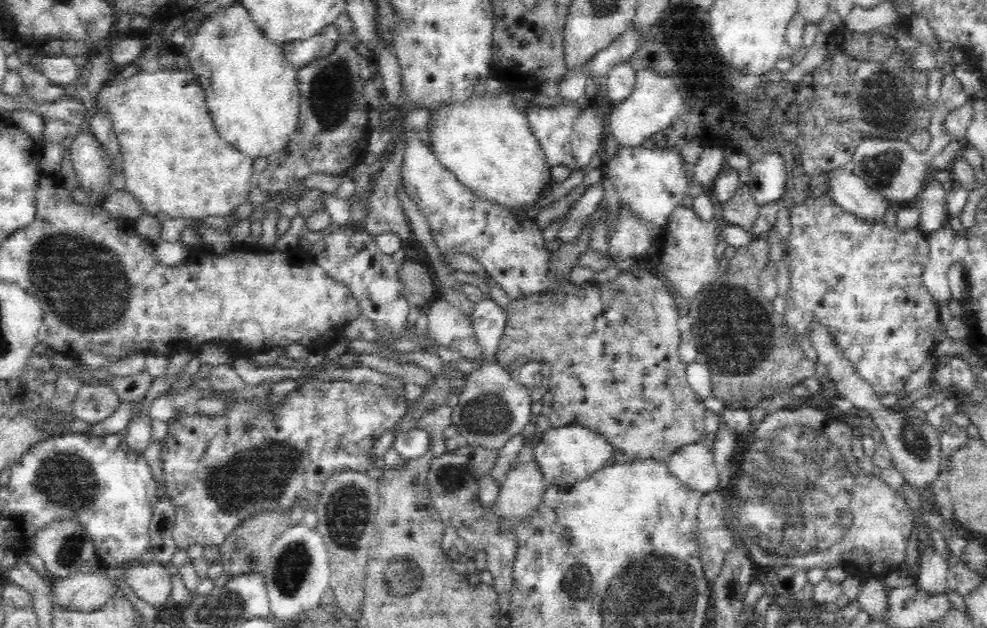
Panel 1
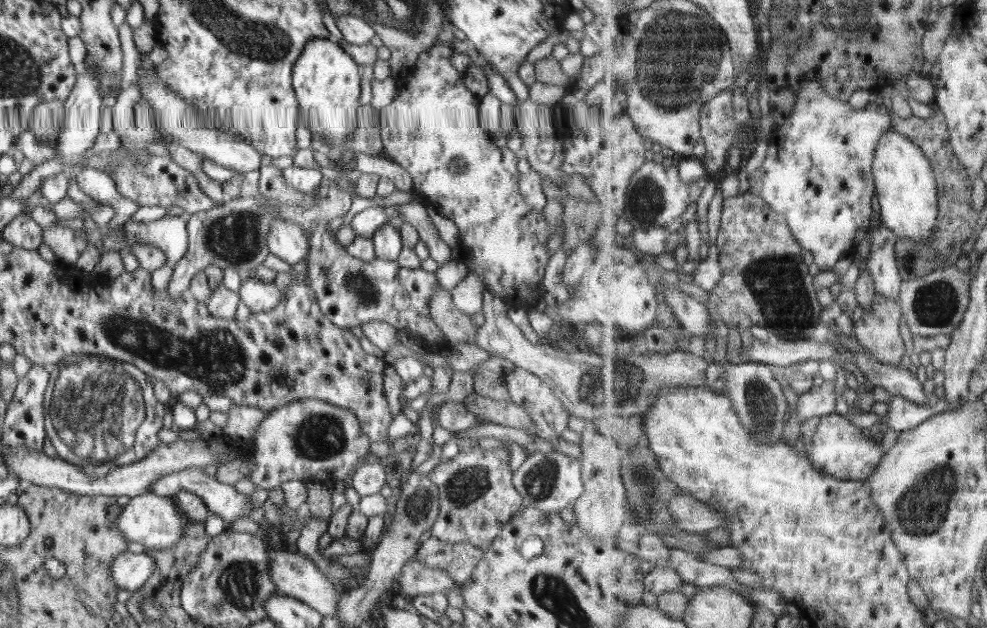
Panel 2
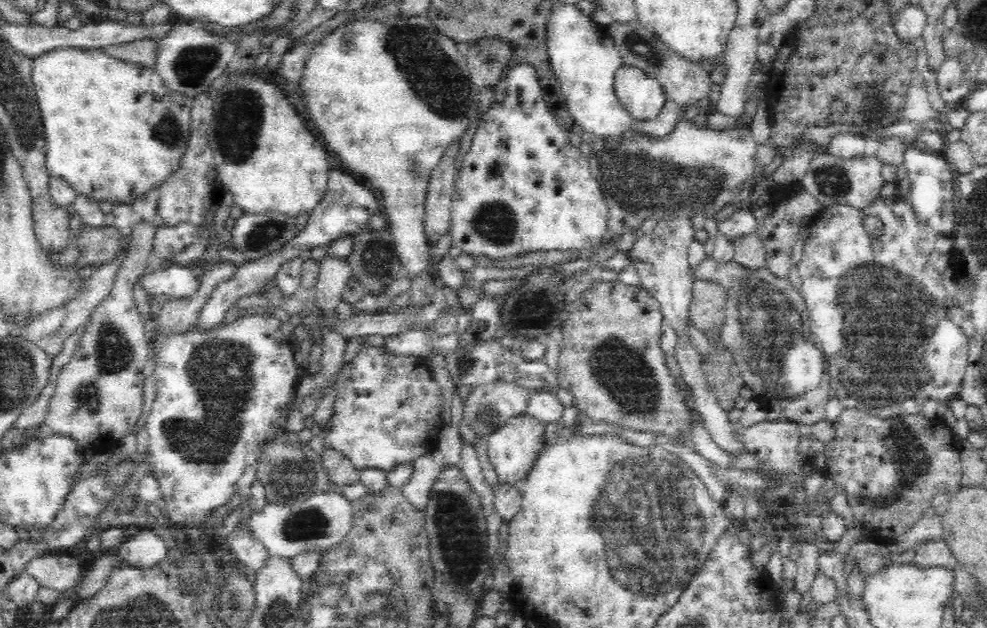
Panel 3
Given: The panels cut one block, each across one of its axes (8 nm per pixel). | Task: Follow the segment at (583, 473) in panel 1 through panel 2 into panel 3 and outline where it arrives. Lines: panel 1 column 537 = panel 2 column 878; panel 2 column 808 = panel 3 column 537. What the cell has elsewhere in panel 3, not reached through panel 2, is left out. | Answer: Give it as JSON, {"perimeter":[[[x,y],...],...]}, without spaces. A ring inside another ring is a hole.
{"perimeter":[[[525,412],[510,416],[508,420],[504,420],[504,424],[497,425],[492,428],[492,432],[488,432],[485,438],[486,458],[496,473],[499,485],[514,484],[526,475],[543,444],[542,434],[542,423]]]}

